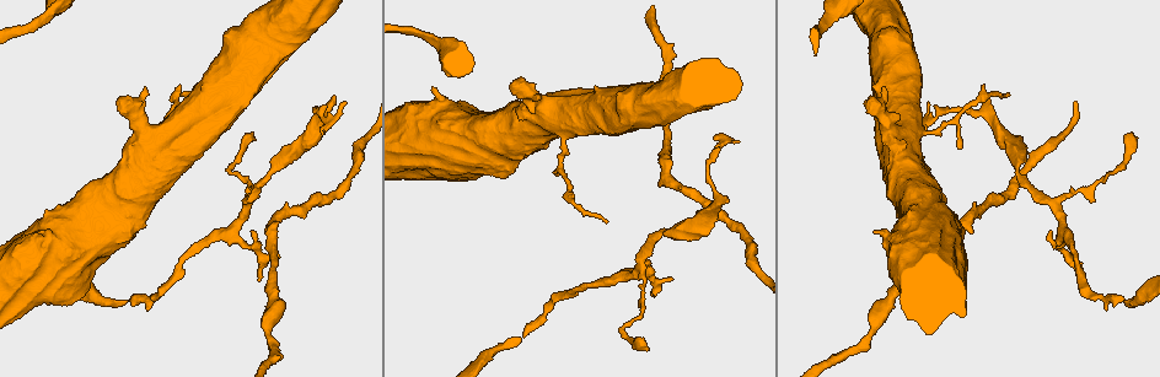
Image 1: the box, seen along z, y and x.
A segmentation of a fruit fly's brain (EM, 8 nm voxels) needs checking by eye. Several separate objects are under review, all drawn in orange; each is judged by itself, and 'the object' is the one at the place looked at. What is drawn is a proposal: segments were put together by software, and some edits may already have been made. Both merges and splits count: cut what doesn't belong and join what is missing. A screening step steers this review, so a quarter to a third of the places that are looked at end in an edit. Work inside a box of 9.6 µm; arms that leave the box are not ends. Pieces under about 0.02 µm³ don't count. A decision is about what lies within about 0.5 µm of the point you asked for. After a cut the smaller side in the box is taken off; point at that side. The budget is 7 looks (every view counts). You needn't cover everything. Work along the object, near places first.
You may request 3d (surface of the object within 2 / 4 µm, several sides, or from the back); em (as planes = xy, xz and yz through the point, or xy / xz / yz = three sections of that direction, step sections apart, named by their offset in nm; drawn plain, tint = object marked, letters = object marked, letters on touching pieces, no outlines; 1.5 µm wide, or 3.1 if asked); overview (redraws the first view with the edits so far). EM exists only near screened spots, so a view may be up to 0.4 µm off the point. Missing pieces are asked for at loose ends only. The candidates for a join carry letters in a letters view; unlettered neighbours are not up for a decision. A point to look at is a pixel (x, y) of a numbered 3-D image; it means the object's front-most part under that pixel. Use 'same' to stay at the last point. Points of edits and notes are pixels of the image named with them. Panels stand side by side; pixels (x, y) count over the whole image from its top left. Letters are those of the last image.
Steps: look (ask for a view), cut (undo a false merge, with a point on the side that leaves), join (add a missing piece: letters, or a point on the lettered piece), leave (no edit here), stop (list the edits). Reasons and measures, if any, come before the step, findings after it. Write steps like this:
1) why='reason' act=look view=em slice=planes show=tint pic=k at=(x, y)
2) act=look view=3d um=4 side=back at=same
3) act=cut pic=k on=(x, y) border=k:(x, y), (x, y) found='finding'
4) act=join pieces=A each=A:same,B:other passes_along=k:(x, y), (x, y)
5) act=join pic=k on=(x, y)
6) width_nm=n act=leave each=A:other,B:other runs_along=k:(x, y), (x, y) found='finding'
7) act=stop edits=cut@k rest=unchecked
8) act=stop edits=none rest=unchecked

why='tapers out' act=look view=em slice=xz step=8 show=tint pic=1 at=(959, 146)

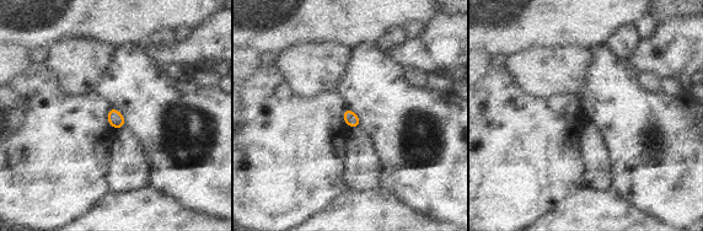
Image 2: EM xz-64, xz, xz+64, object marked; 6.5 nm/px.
act=look view=em slice=planes show=letters at=same

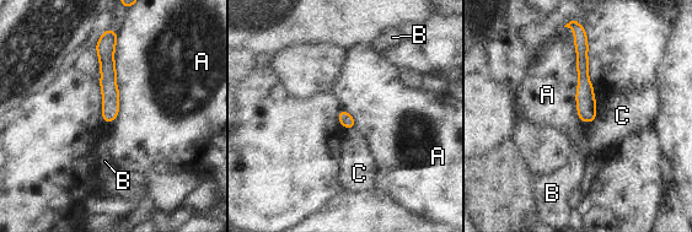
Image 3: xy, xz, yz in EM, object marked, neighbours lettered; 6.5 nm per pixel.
width_nm=90 act=leave each=A:other,B:other,C:other runs_along=3:(578, 42), (590, 119) found='no lettered piece goes on from it'

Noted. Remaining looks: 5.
why='calibre changes' act=look view=3d um=4 pic=1 at=(960, 110)

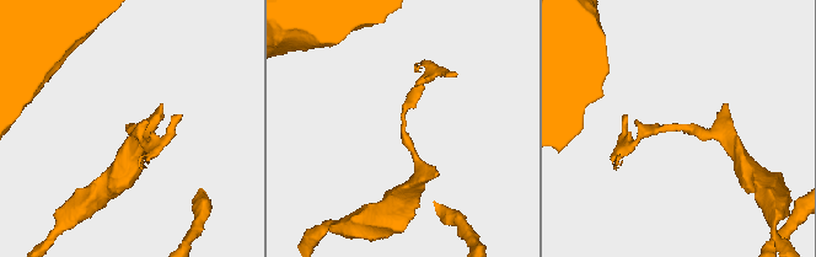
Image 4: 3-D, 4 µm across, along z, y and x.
why='shape alone is not enough' act=look view=em slice=planes show=letters pic=4 at=(675, 129)

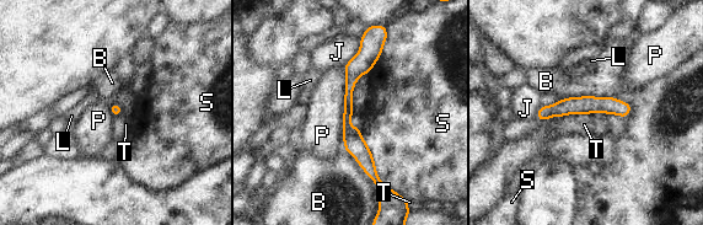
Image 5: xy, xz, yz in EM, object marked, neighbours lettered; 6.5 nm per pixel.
act=leave each=B:other,J:other,L:other,P:other,S:other,T:other border=5:(593, 113), (567, 113), (556, 117) found='all the same neuron'

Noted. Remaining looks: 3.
why='free end' act=look view=em slice=planes show=letters pic=1 at=(513, 83)

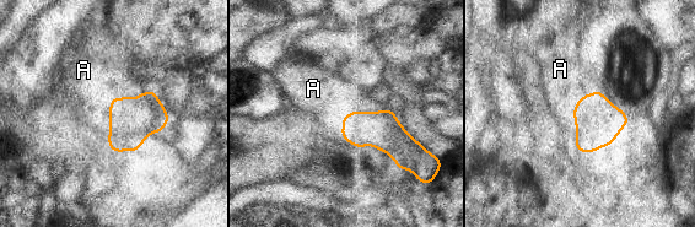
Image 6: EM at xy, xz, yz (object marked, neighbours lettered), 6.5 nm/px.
longest_contact=A:240nm act=join pieces=A each=A:same found='the neuron continues'

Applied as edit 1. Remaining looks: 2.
act=stop edits=join@6 rest=unchecked

